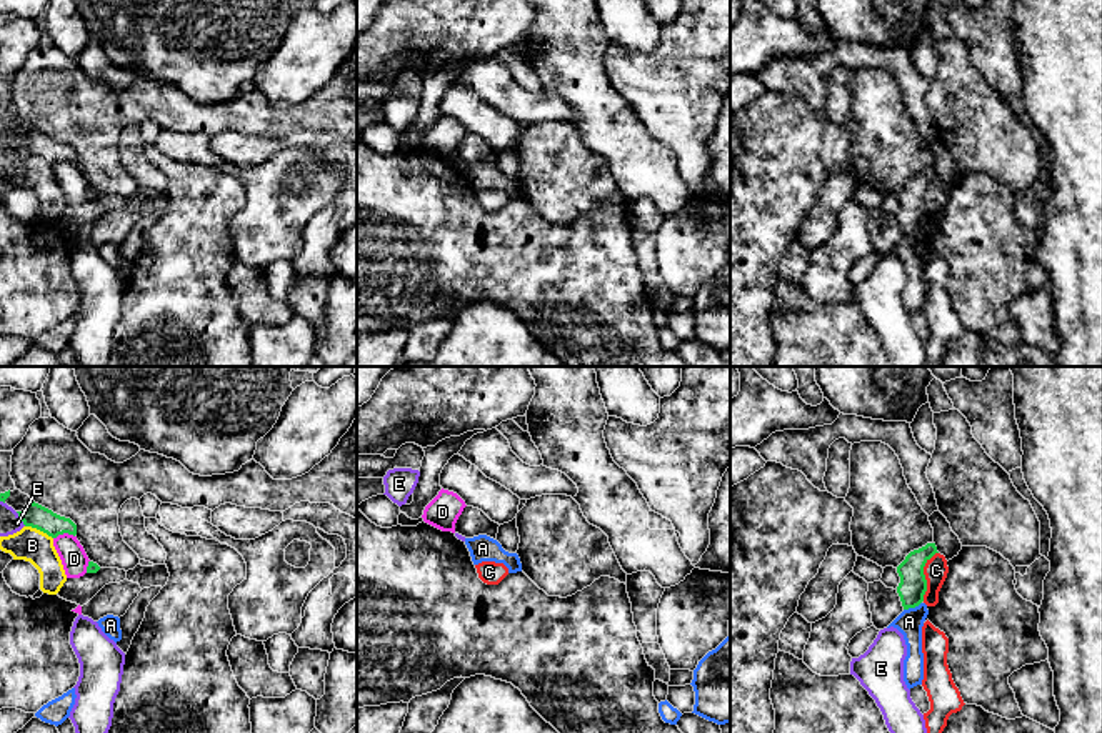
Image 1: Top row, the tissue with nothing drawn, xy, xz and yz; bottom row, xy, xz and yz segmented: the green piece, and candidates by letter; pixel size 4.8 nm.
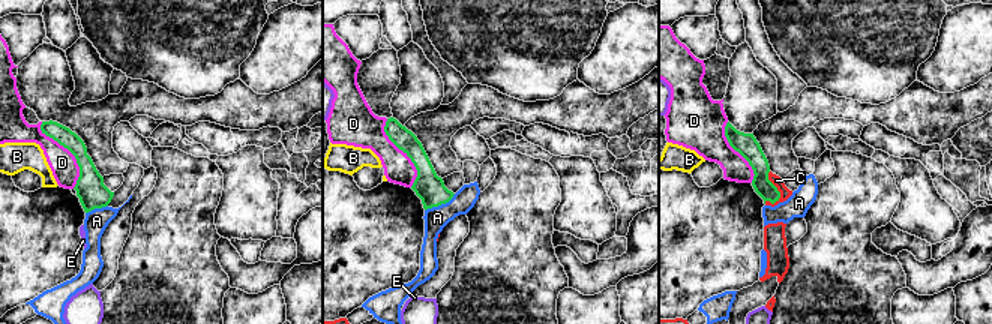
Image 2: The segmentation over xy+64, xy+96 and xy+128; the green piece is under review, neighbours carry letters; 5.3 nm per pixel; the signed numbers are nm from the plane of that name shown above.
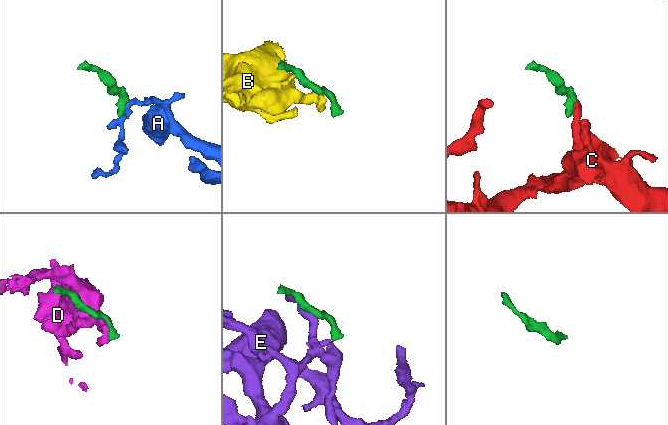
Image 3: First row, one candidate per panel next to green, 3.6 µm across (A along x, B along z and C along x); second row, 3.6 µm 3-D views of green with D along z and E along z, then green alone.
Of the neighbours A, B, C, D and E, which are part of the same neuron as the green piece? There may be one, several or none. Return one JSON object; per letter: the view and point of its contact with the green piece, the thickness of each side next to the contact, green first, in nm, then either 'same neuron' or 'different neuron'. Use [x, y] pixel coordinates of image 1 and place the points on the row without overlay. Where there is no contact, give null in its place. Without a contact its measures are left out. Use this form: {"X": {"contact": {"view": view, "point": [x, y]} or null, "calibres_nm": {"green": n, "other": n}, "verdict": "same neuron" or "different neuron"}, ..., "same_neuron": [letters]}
{"A": {"contact": {"view": "yz", "point": [912, 234]}, "calibres_nm": {"green": 140, "other": 120}, "verdict": "different neuron"}, "B": {"contact": {"view": "xy", "point": [39, 155]}, "calibres_nm": {"green": 120, "other": 160}, "verdict": "different neuron"}, "C": {"contact": {"view": "yz", "point": [924, 204]}, "calibres_nm": {"green": 140, "other": 120}, "verdict": "different neuron"}, "D": {"contact": {"view": "xy", "point": [64, 159]}, "calibres_nm": {"green": 120, "other": 130}, "verdict": "different neuron"}, "E": {"contact": {"view": "xy", "point": [20, 145]}, "calibres_nm": {"green": 120, "other": 100}, "verdict": "different neuron"}, "same_neuron": []}

